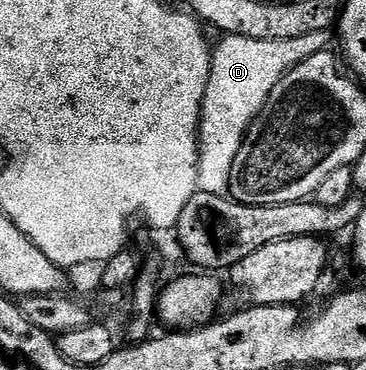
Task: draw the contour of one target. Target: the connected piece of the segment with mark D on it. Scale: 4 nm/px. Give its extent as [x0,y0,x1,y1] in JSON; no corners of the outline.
[197,31,330,196]

